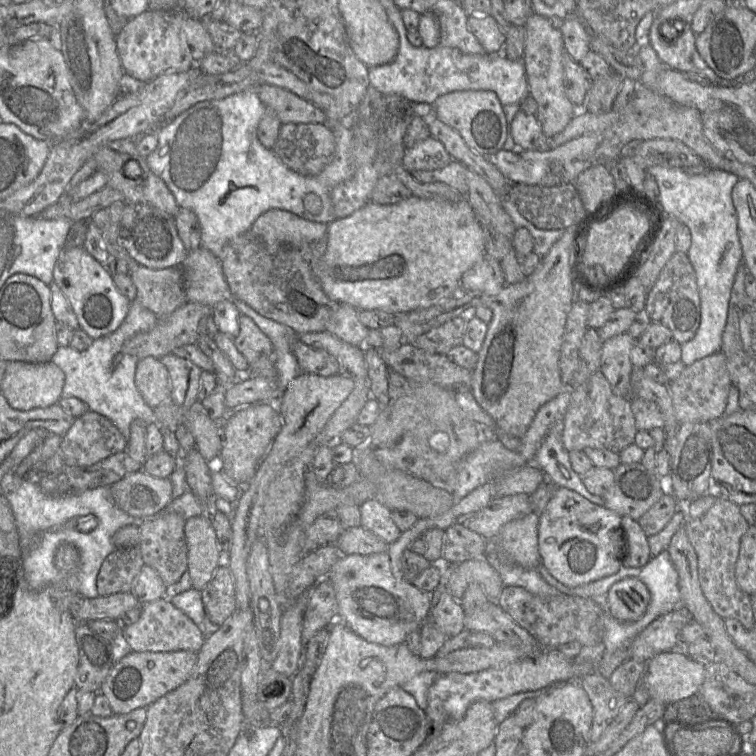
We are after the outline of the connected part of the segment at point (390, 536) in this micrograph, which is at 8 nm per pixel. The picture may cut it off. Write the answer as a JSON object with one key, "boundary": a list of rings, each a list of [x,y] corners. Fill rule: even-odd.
{"boundary":[[[376,498],[366,500],[359,506],[361,526],[374,533],[386,544],[395,542],[402,531],[391,517],[391,510]]]}

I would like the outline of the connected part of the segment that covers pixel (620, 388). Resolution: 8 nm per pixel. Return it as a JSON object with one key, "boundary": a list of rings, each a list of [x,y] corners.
{"boundary":[[[622,333],[604,341],[602,346],[600,370],[612,392],[621,397],[632,397],[630,378],[634,367],[630,351],[634,342],[628,333]]]}

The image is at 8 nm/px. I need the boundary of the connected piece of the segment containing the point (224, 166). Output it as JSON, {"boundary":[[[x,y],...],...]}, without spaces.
{"boundary":[[[248,89],[222,99],[199,102],[154,130],[158,144],[146,157],[147,164],[167,185],[179,207],[187,208],[196,214],[201,231],[200,246],[218,258],[230,239],[249,231],[254,221],[270,209],[289,211],[309,221],[326,224],[333,222],[337,218],[331,198],[332,190],[336,185],[349,180],[356,170],[353,137],[348,128],[348,120],[331,123],[336,148],[329,164],[319,174],[305,176],[288,168],[272,149],[266,148],[259,141],[257,128],[265,110],[266,105],[257,93]]]}

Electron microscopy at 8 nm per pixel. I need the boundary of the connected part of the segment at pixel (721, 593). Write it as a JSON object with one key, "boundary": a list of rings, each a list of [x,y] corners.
{"boundary":[[[725,497],[716,498],[715,504],[702,516],[687,519],[686,515],[686,534],[697,556],[701,589],[713,610],[723,619],[736,619],[750,630],[755,627],[752,597],[741,590],[735,577],[741,538],[749,524],[742,516],[739,505]]]}

